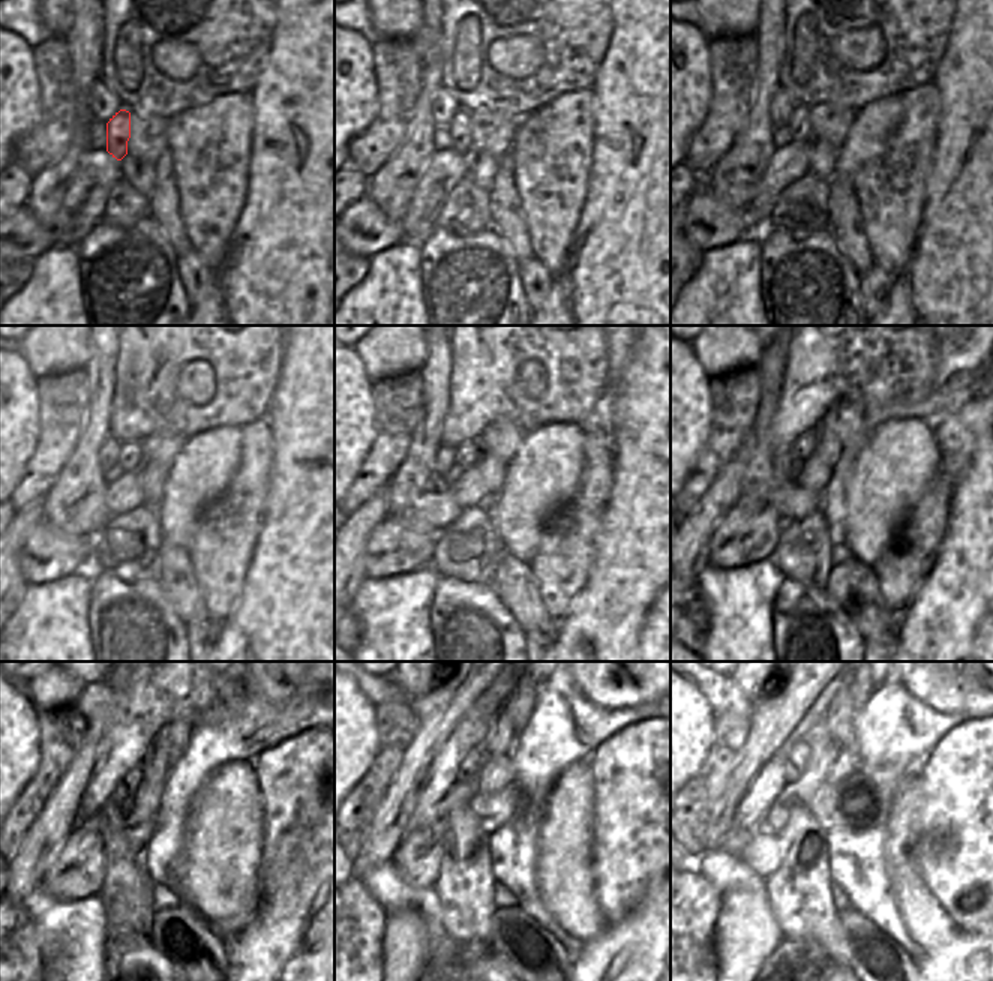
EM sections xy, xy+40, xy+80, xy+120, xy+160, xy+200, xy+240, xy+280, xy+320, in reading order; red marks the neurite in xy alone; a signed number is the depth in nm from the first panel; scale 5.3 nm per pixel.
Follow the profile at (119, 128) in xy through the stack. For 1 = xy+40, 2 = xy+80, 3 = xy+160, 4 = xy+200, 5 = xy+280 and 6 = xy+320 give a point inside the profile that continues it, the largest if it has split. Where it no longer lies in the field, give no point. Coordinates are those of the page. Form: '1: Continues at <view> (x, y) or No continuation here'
1: Continues at xy+40 (459, 131)
2: Continues at xy+80 (800, 126)
3: Continues at xy+160 (467, 455)
4: Continues at xy+200 (804, 444)
5: Continues at xy+280 (470, 767)
6: Continues at xy+320 (798, 755)

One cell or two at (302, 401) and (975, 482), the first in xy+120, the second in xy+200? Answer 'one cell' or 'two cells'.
one cell

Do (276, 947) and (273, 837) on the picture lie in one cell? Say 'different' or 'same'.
different

